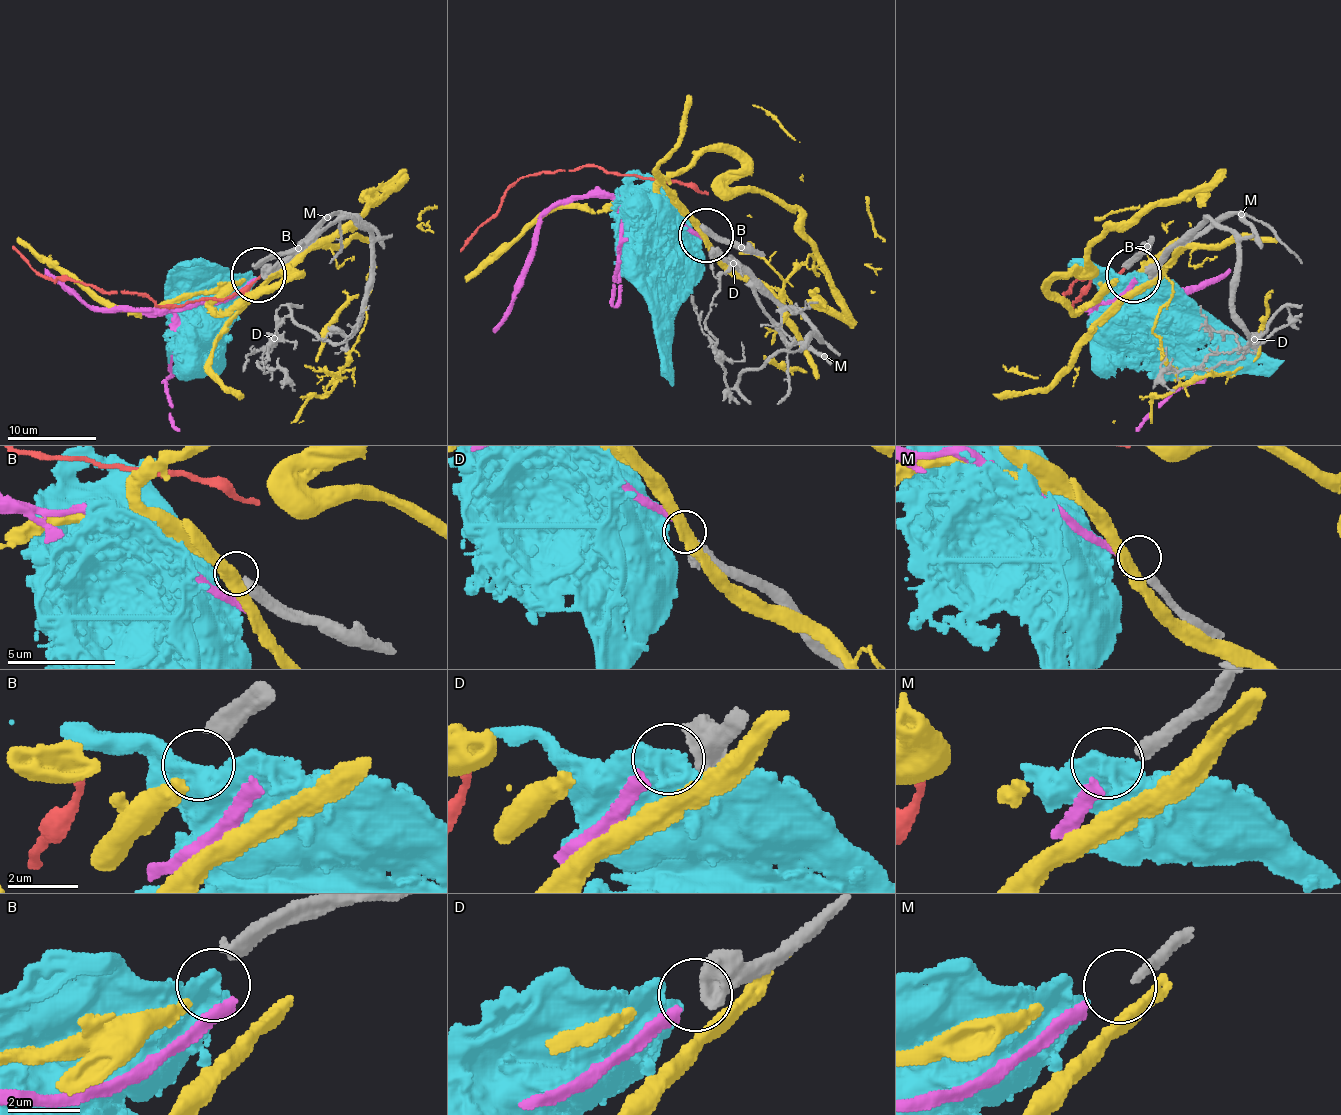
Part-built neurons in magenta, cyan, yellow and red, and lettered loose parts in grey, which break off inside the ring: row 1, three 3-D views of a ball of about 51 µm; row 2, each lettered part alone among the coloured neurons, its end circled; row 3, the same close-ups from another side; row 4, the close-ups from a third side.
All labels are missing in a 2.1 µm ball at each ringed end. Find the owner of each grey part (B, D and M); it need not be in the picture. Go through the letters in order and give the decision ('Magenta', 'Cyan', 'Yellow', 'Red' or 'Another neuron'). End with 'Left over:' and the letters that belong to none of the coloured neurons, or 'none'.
B: Yellow
D: Another neuron
M: Magenta
Left over: D

